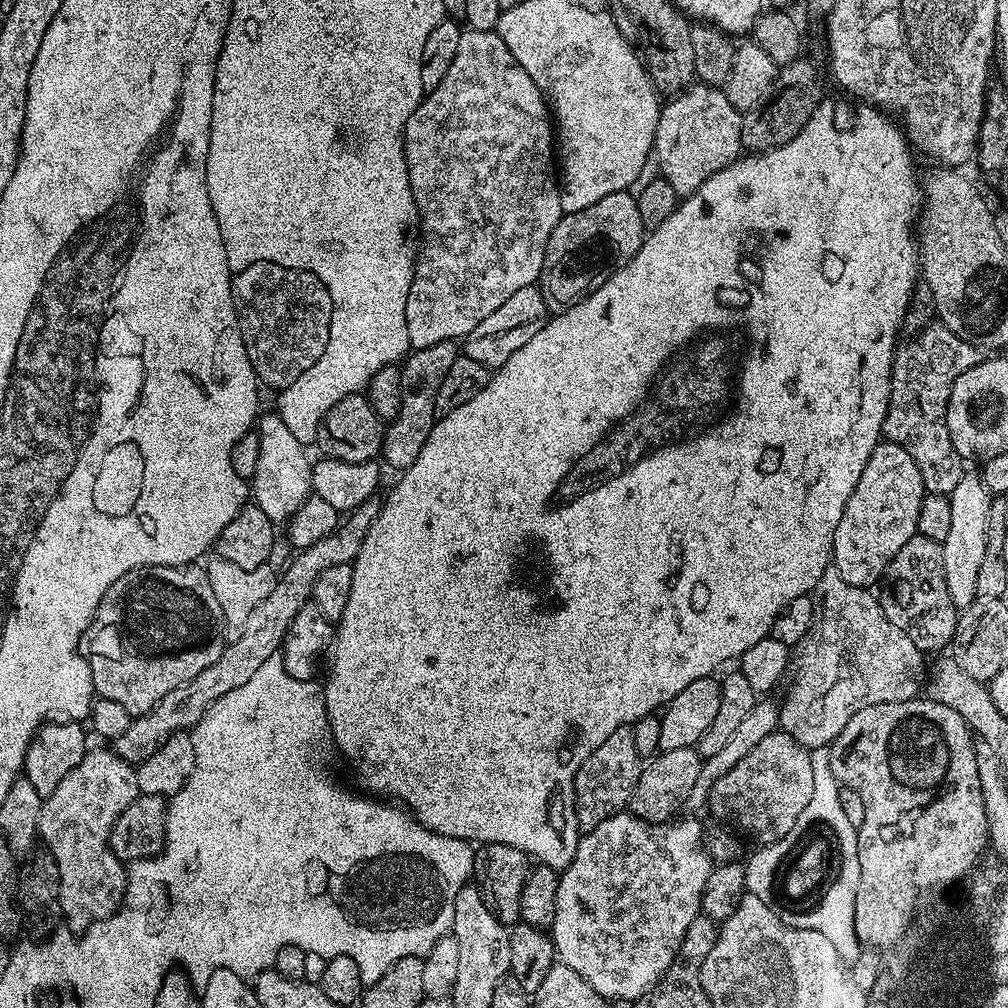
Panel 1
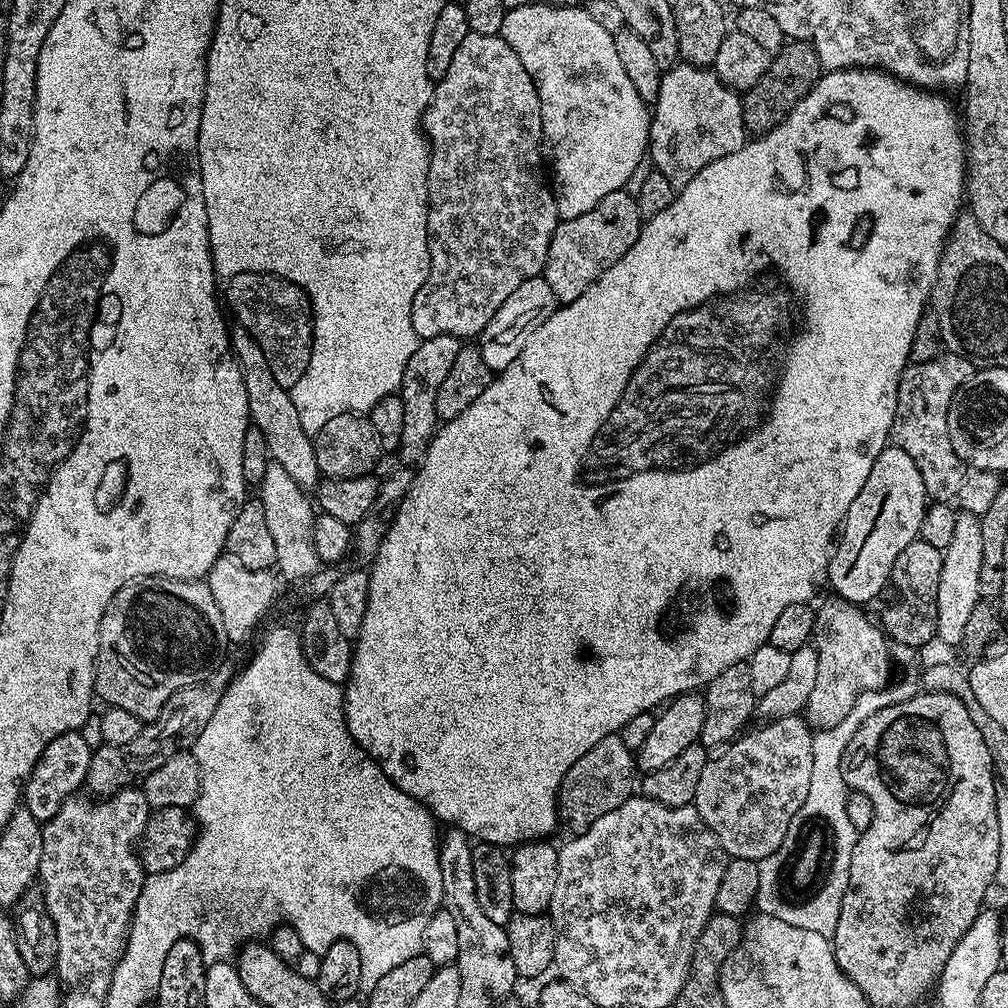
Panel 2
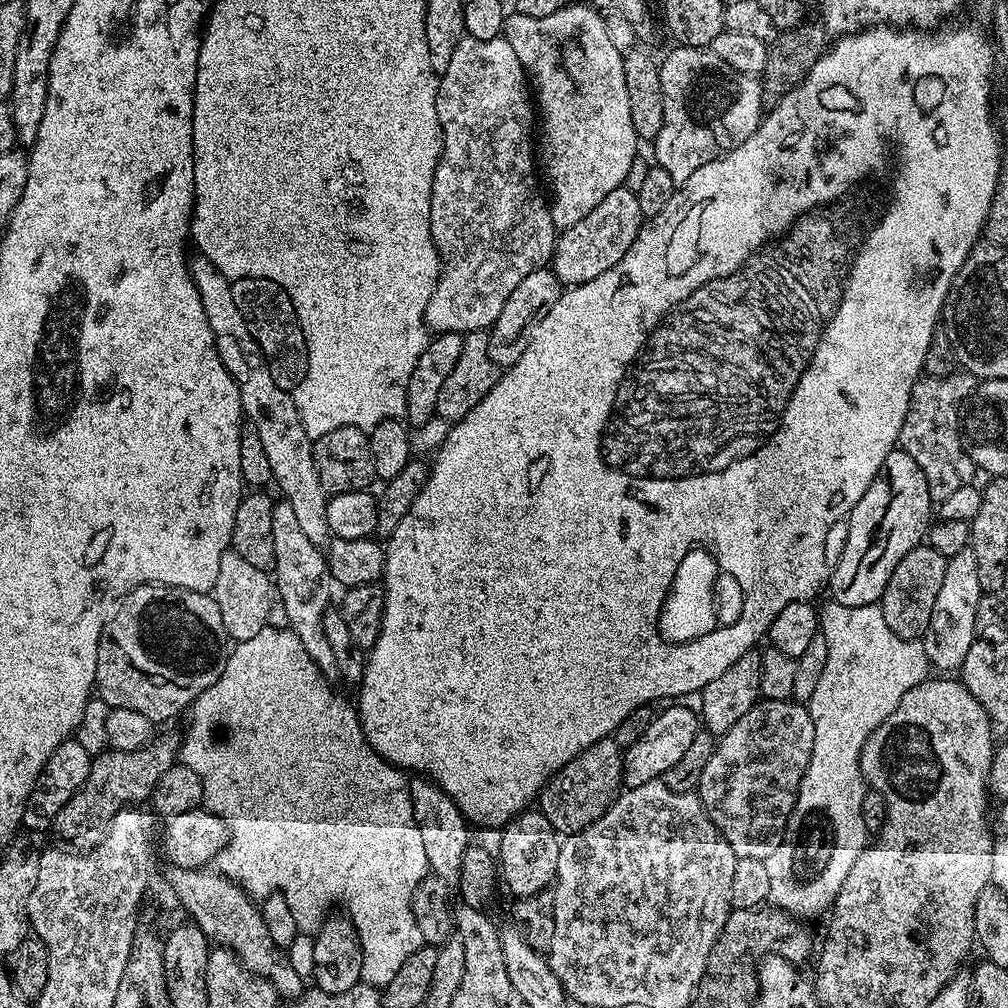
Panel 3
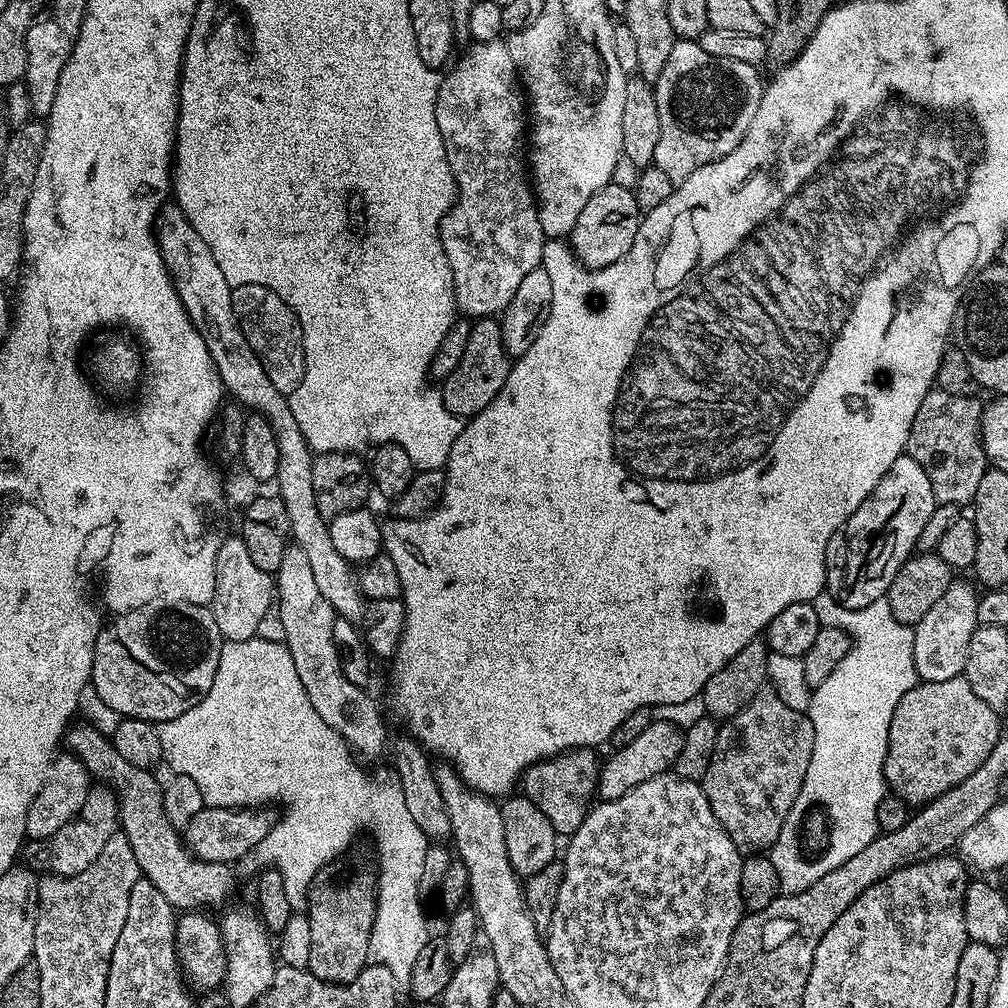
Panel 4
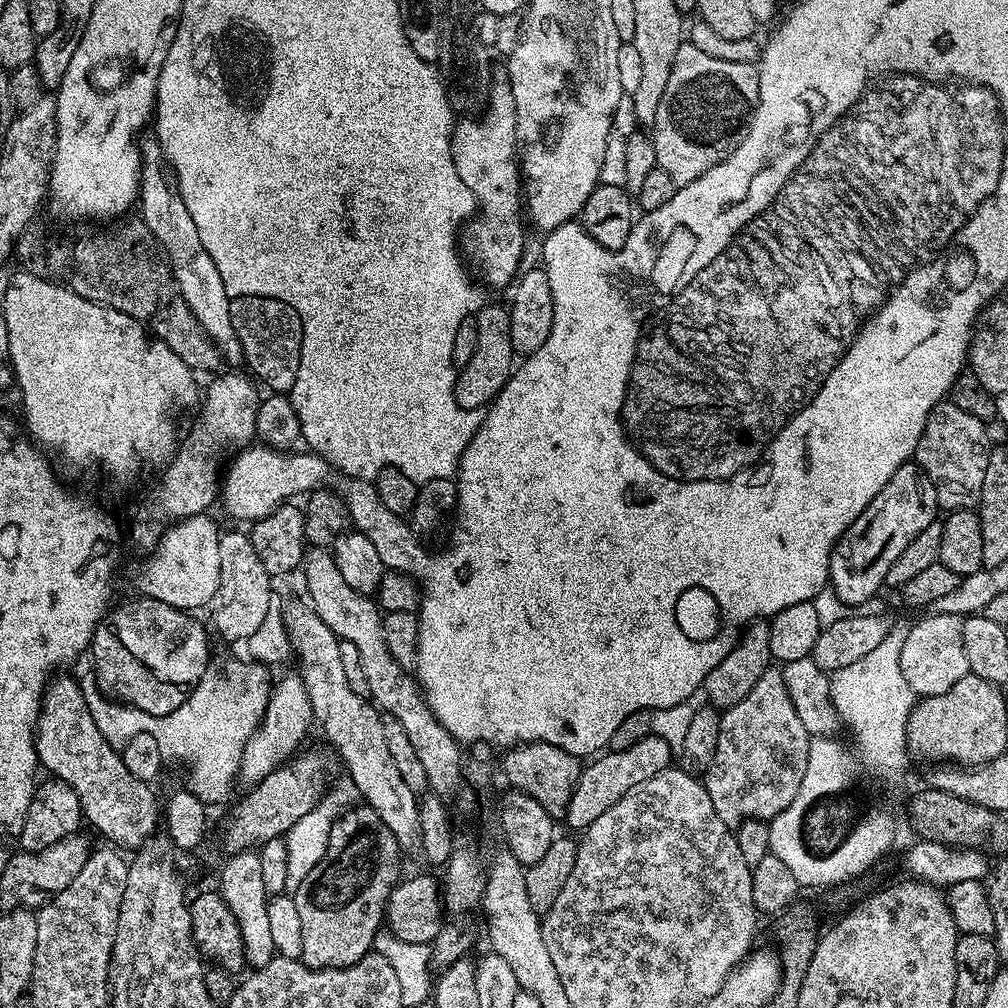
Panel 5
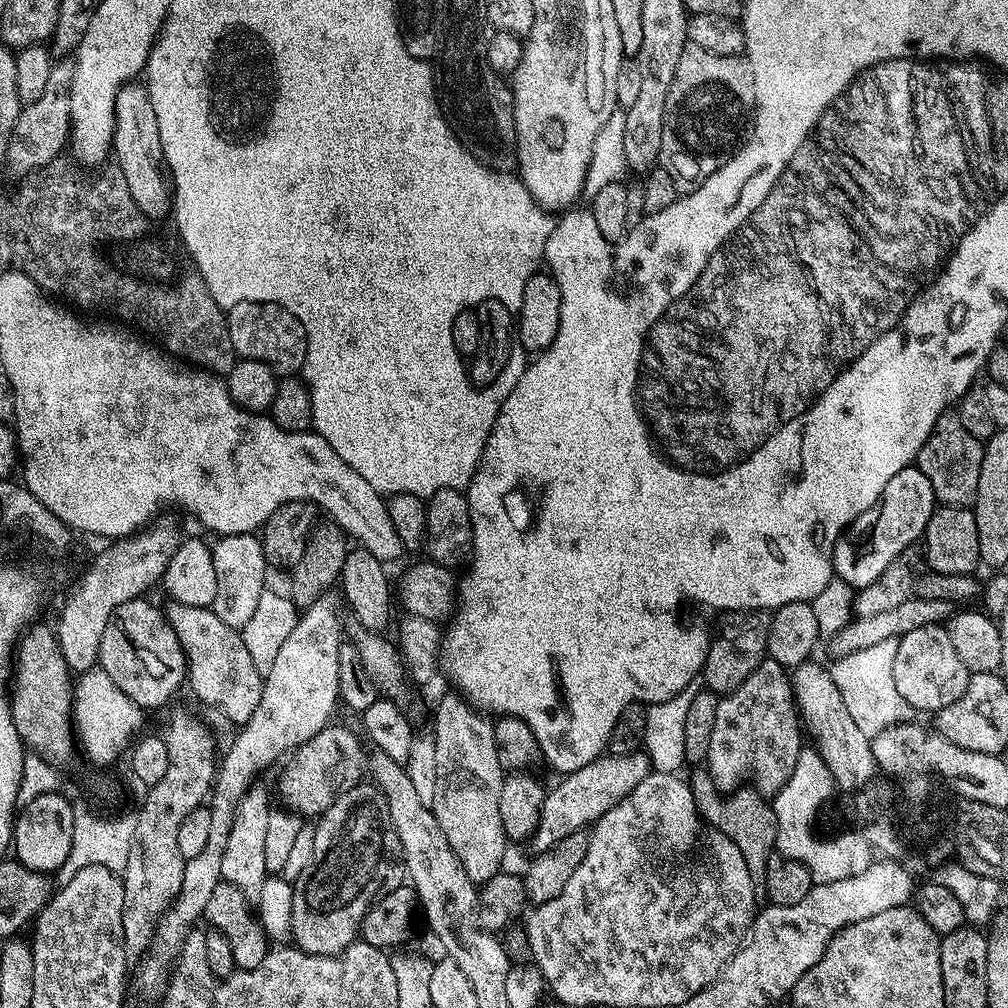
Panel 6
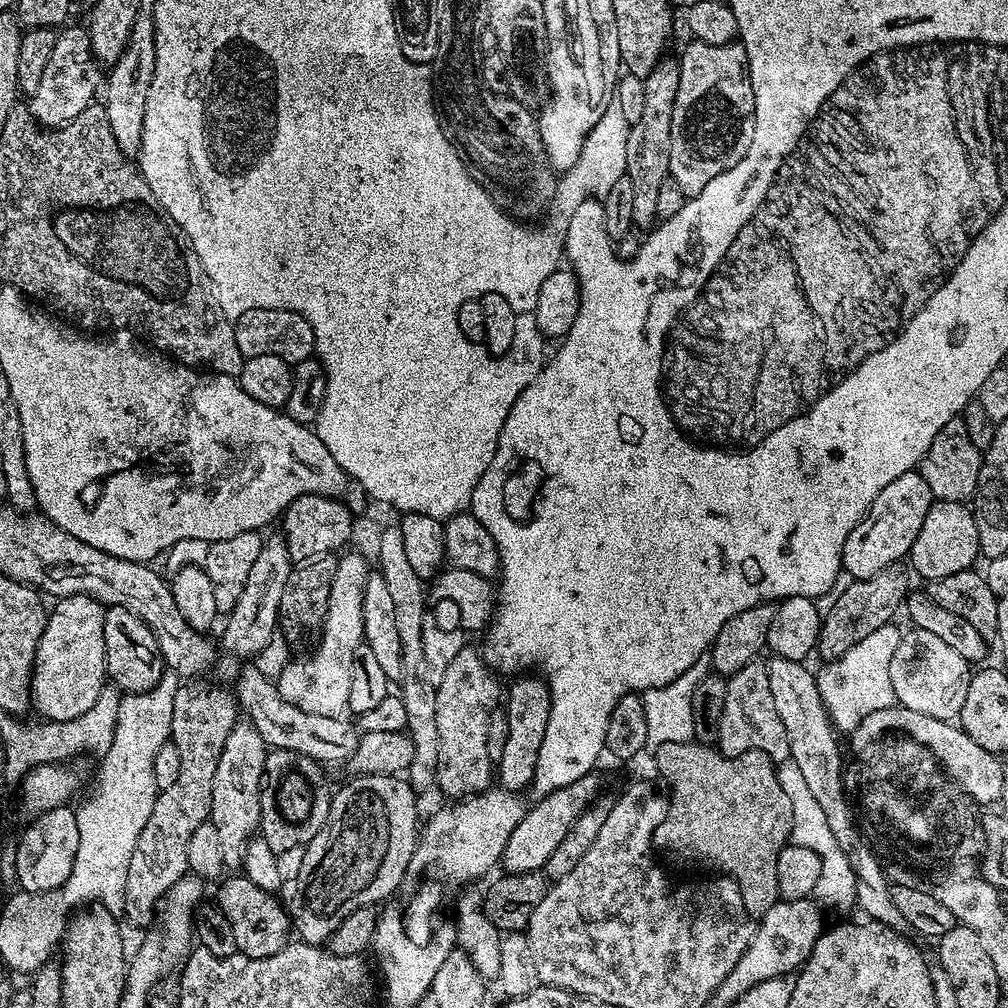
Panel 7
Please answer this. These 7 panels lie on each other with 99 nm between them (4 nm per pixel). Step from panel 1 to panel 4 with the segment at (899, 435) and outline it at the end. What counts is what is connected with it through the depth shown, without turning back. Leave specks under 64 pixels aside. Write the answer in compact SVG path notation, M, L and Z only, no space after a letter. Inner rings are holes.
M933 390L922 398L922 406L918 406L918 414L914 414L906 455L914 458L922 470L926 470L926 478L930 478L937 505L971 505L978 494L978 482L982 482L982 474L990 467L980 441L982 404L978 401L976 396Z

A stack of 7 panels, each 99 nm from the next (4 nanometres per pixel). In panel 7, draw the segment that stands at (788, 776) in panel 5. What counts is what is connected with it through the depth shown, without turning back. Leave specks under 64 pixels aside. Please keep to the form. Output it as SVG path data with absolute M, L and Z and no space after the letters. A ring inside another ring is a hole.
M757 658L742 670L727 677L726 706L722 709L722 726L718 726L718 738L715 747L723 756L736 756L748 748L762 750L774 762L789 759L786 726L782 726L782 718L778 718L778 710L774 710L774 694L770 694L770 674L767 663Z

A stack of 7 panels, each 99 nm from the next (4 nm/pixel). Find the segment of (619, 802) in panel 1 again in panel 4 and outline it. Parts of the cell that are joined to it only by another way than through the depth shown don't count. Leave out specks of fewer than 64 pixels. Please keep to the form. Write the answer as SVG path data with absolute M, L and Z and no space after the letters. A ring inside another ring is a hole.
M596 748L565 750L559 756L545 758L539 764L531 764L524 771L522 777L523 796L530 798L530 802L534 802L534 806L538 806L542 810L542 814L546 814L546 818L550 818L550 826L557 832L557 835L571 836L575 833L578 826L582 826L582 822L588 817L589 811L593 807L594 797L597 795L600 783L600 766L602 763L601 757L596 757L596 754L598 754Z

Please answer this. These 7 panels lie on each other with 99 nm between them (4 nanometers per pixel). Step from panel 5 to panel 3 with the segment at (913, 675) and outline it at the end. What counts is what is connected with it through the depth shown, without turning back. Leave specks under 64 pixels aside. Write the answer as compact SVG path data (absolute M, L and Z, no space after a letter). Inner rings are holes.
M971 547L962 550L962 554L947 557L947 561L946 574L938 589L938 602L934 602L934 614L930 614L930 626L924 631L922 643L929 665L933 669L941 668L944 671L941 673L952 674L960 669L970 646L978 639L976 619L982 593L978 582L978 558L974 558Z

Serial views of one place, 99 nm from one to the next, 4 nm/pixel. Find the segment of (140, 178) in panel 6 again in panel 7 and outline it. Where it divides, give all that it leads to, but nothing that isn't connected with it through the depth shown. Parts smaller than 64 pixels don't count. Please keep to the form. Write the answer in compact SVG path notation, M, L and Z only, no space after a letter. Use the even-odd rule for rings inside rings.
M141 7L140 13L134 18L132 37L127 46L111 65L106 83L102 88L102 100L106 110L106 118L110 122L110 130L114 130L114 138L118 138L118 146L124 155L132 158L139 153L142 126L148 113L146 100L150 94L150 82L156 65L156 23L152 17L151 7Z

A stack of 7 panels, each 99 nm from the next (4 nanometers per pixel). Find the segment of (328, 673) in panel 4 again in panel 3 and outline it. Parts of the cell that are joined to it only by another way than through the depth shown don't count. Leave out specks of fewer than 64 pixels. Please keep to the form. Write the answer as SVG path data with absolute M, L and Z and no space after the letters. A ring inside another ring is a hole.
M283 502L273 503L274 510L274 592L278 597L278 604L284 607L284 616L287 627L302 642L306 654L320 668L321 672L328 674L336 667L334 652L326 642L322 630L322 618L329 611L328 599L332 596L334 581L328 573L328 562L325 555L317 545L306 538L306 534L298 526L294 509Z

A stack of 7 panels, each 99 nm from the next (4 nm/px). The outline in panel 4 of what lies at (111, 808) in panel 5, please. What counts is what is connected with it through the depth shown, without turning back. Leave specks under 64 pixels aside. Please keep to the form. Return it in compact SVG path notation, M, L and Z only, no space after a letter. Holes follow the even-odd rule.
M85 721L73 723L64 735L65 745L73 755L79 757L81 762L86 766L89 775L96 777L101 783L111 786L117 799L117 807L120 809L120 825L122 835L130 842L134 850L134 858L138 862L143 879L154 882L166 897L166 902L170 902L172 907L177 910L212 910L215 904L220 904L223 900L228 900L232 896L232 891L236 888L236 876L232 873L233 869L226 864L218 862L206 862L197 860L184 843L181 833L170 824L169 818L166 817L164 792L161 781L157 781L155 773L149 769L131 766L126 762L122 754L119 754L111 742L111 739L101 733L97 728Z

